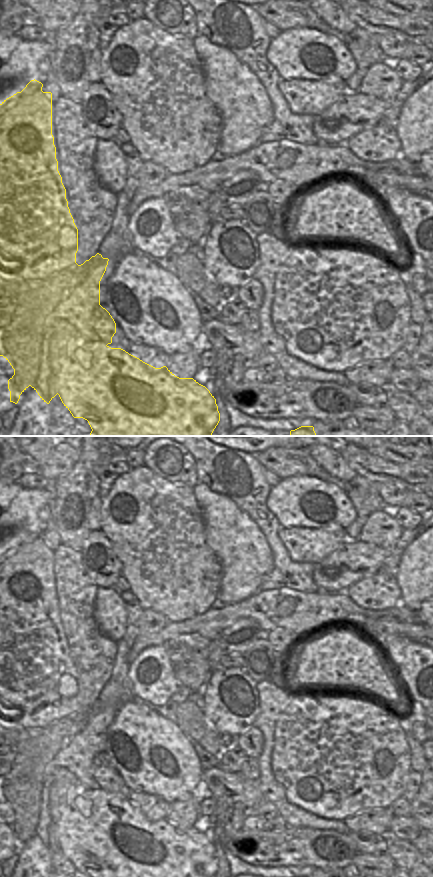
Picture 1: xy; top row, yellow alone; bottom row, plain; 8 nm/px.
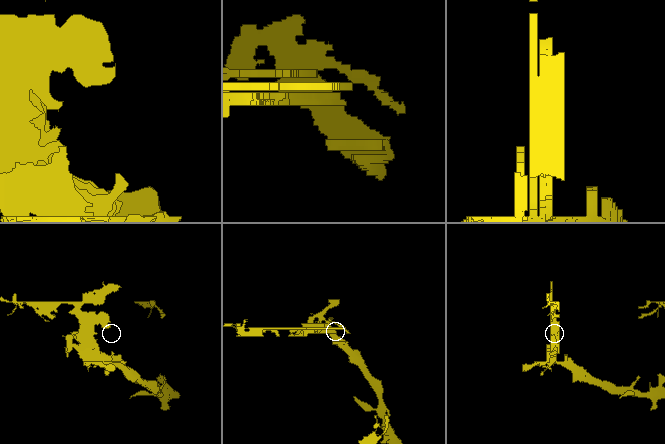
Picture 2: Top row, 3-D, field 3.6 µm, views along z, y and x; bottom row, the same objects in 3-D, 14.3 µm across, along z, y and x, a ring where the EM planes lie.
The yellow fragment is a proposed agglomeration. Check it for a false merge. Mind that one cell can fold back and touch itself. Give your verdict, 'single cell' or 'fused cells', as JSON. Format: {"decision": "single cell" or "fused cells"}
{"decision": "fused cells"}

